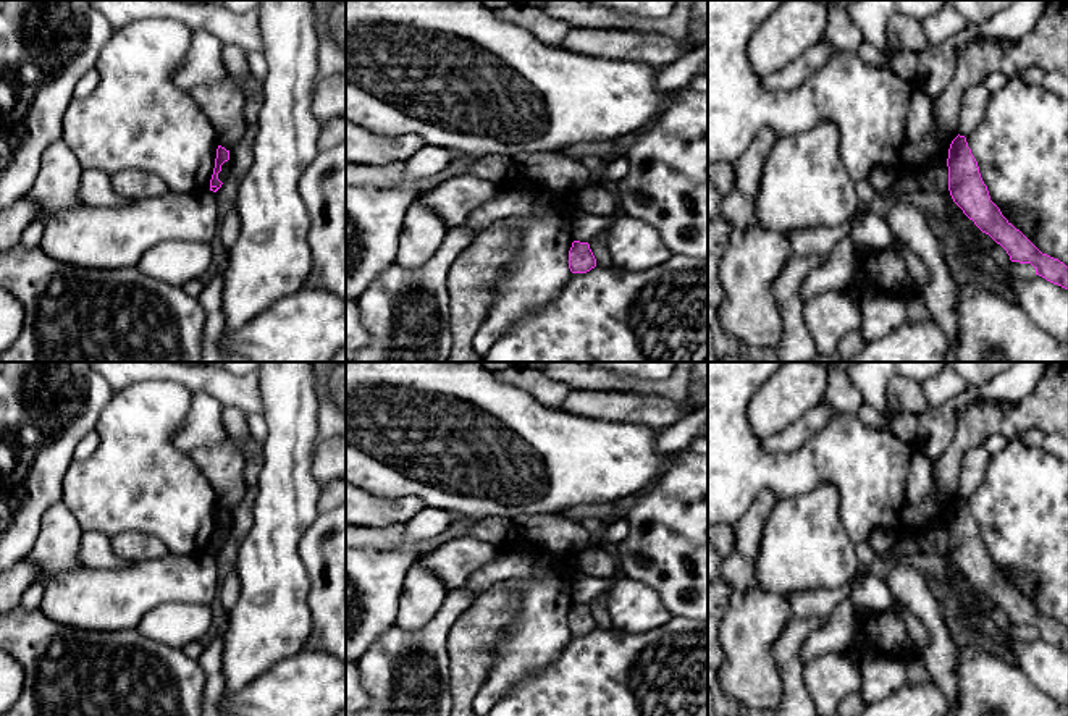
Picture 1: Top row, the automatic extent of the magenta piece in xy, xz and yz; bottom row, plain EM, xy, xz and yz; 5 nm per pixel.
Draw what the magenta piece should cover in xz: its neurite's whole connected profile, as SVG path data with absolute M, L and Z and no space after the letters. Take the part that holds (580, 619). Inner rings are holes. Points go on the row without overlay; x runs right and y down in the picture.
M574 603L569 613L569 630L572 635L587 635L596 629L596 621L588 604Z

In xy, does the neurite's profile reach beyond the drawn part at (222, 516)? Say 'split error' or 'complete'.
complete

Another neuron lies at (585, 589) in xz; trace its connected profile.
M578 574L572 580L572 600L574 603L590 604L596 598L606 596L617 580L619 577L599 579Z

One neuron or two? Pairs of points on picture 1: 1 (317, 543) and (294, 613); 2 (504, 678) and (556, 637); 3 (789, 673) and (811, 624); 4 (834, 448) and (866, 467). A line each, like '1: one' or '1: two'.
1: two
2: one
3: one
4: one

